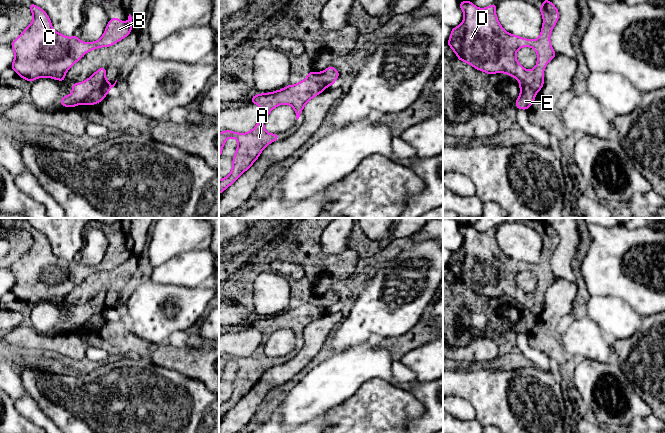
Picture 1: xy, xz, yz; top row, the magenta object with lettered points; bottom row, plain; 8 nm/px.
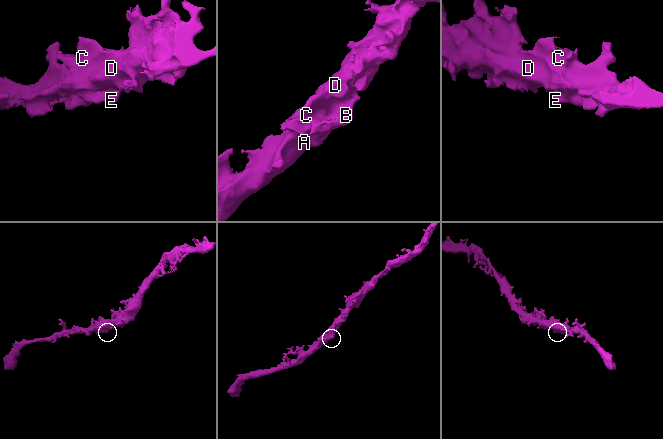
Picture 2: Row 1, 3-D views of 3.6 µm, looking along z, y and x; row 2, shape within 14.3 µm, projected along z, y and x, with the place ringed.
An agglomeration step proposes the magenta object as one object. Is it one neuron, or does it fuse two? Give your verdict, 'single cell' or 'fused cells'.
fused cells

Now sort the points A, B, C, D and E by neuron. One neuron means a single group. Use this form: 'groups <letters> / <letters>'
groups A B C D / E

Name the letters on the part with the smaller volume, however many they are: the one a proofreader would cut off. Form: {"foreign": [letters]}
{"foreign": ["E"]}

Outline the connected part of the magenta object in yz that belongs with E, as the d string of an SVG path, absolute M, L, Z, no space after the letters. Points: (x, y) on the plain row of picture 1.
M519 306L520 319L515 325L517 333L528 334L535 324L536 316L526 307Z

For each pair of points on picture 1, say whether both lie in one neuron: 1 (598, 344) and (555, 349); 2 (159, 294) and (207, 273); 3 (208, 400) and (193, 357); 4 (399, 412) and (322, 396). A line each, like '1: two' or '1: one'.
1: two
2: two
3: two
4: two

